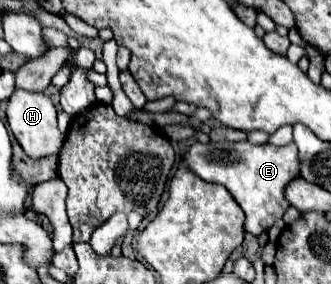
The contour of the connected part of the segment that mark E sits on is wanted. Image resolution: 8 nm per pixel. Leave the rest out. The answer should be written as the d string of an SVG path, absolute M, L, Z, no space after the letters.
M196 142L184 156L184 164L196 176L206 182L222 184L232 194L232 198L240 204L246 214L244 230L260 236L266 232L288 208L284 198L286 184L298 176L298 152L296 144L290 142L288 146L272 146L260 144L254 146L250 142Z

